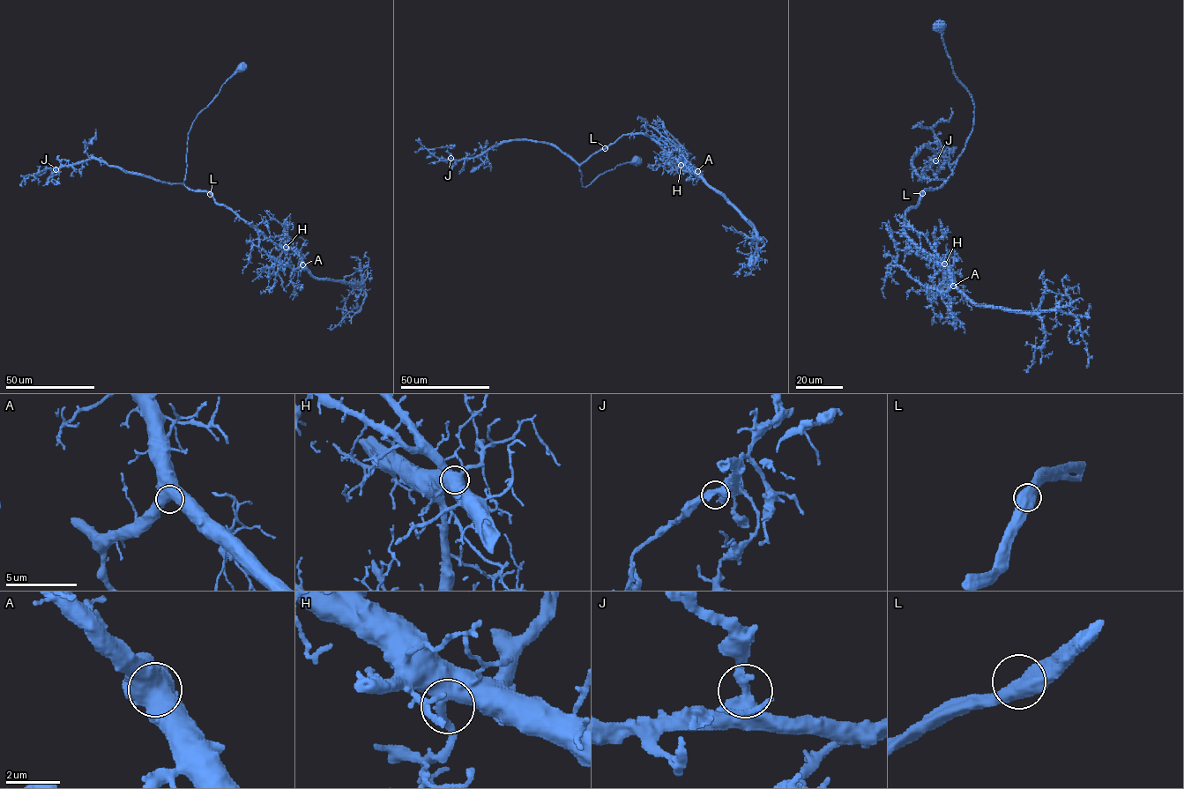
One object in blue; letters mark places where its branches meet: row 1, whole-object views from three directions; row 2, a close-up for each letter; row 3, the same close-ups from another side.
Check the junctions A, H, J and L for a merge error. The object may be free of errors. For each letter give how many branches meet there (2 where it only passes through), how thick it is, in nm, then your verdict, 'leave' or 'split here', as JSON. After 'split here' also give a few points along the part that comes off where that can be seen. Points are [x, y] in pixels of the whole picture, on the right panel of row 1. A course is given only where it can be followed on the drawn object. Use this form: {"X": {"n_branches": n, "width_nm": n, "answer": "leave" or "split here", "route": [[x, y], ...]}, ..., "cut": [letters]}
{"A": {"n_branches": 2, "width_nm": 700, "answer": "leave"}, "H": {"n_branches": 2, "width_nm": 440, "answer": "leave"}, "J": {"n_branches": 2, "width_nm": 500, "answer": "leave"}, "L": {"n_branches": 2, "width_nm": 700, "answer": "leave"}, "cut": []}

